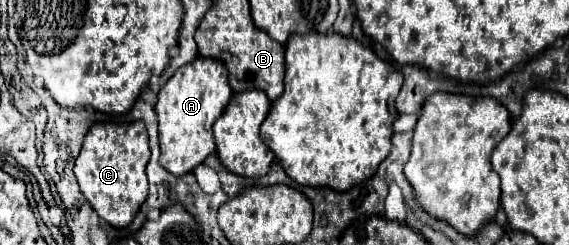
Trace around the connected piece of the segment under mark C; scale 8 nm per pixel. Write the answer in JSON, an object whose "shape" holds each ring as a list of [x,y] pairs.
{"shape":[[[96,122],[82,144],[80,156],[74,164],[80,190],[98,216],[116,228],[128,226],[148,196],[146,164],[150,160],[150,146],[144,122],[110,124]]]}

